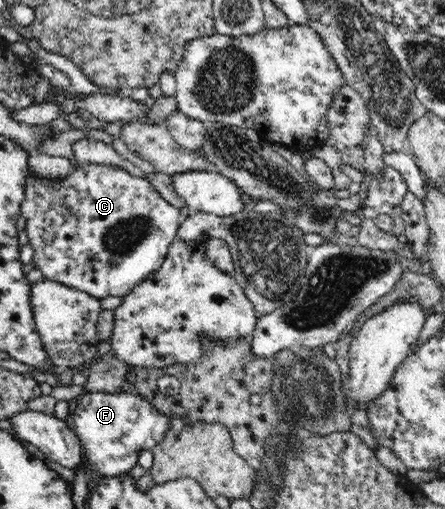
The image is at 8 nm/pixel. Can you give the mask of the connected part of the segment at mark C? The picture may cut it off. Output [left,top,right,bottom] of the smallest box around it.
[21,163,179,299]

